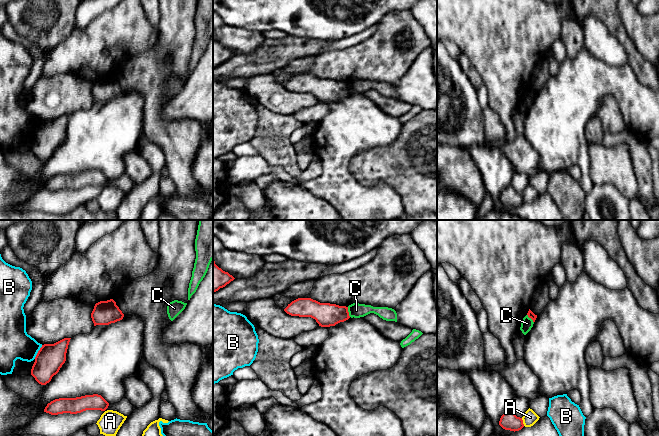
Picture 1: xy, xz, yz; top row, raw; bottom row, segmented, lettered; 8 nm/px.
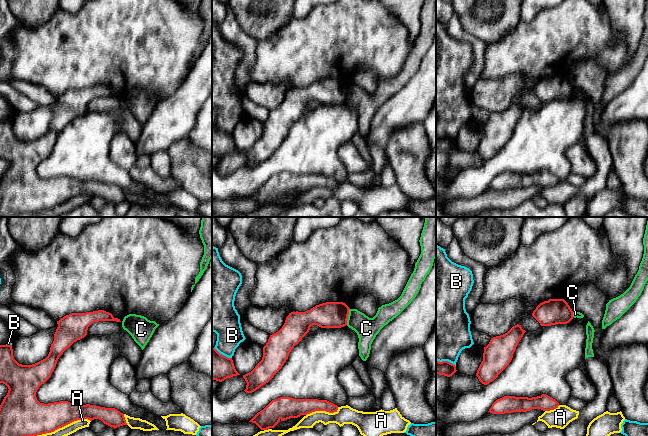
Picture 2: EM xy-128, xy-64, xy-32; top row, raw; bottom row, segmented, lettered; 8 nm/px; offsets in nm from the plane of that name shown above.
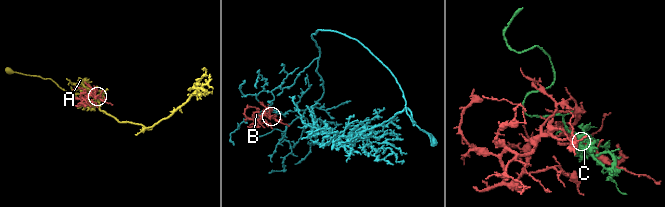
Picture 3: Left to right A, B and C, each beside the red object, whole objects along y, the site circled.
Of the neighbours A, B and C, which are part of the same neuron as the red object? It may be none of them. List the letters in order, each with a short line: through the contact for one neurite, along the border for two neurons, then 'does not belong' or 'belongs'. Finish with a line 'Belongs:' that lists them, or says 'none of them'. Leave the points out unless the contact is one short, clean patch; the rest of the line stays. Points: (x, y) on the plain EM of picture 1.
A: does not belong
B: does not belong
C: does not belong
Belongs: none of them

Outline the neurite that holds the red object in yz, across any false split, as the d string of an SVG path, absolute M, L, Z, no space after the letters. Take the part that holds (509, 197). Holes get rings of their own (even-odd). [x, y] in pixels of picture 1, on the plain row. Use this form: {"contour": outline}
{"contour": "M512 186L506 187L500 194L499 201L510 207L519 207L524 203L523 196L517 193Z"}

